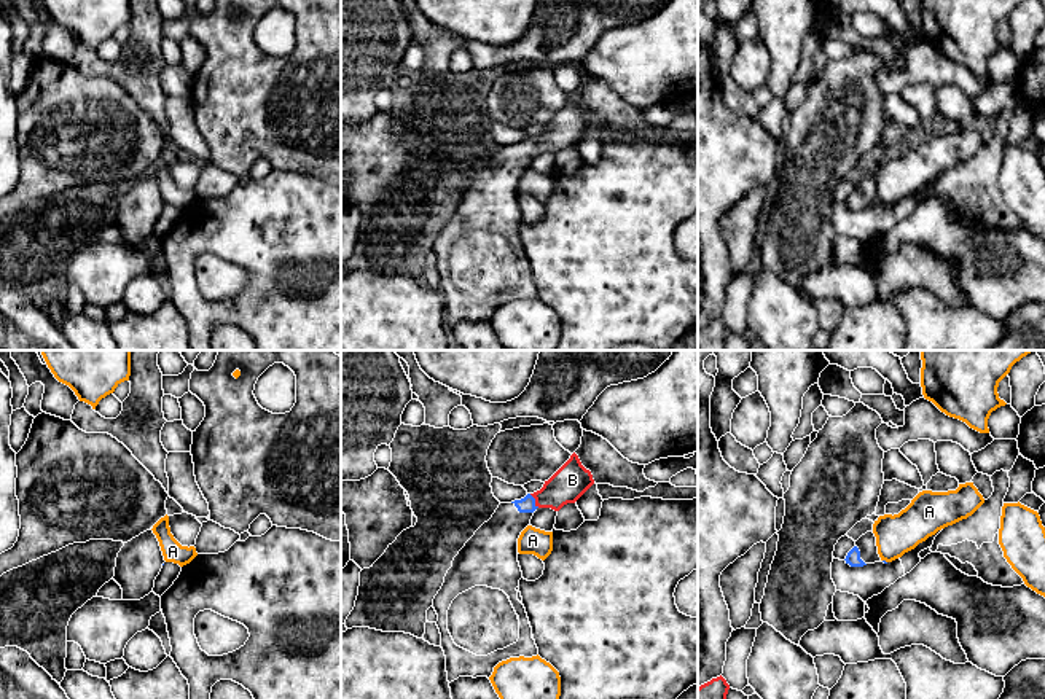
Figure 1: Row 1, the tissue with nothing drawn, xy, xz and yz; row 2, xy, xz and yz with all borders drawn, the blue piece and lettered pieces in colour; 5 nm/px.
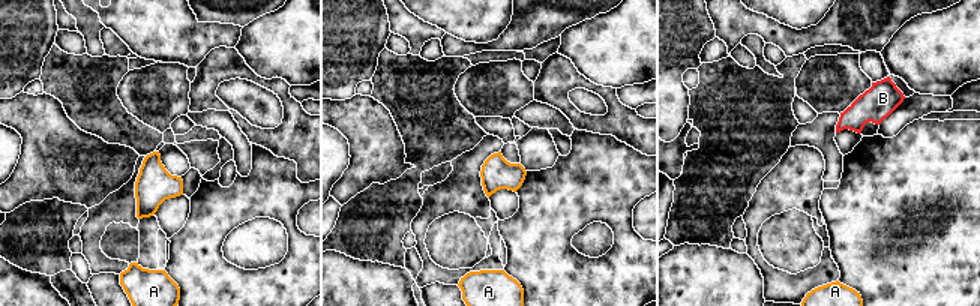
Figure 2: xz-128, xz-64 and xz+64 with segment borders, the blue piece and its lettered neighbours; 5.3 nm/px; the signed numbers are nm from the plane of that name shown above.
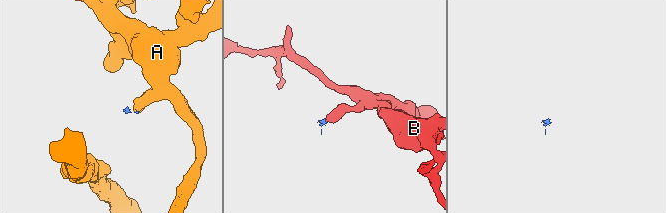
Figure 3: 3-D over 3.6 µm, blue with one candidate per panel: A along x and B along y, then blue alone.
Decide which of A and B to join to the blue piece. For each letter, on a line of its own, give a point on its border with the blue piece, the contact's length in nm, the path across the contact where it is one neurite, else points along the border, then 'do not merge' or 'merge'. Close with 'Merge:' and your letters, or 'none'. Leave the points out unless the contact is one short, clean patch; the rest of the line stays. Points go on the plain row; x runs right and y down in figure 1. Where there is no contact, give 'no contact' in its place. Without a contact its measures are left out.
A: yz (884, 204) | 30 nm | along yz (883, 203), (886, 206) | do not merge
B: xz (534, 144) | 90 nm | across xz (528, 147), (534, 144), (555, 137), (572, 123) | merge
Merge: B

